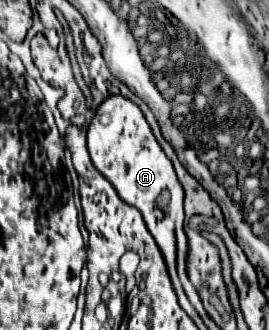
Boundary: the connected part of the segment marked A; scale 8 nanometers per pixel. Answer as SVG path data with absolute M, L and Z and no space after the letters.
M112 94L106 98L92 122L86 128L88 152L92 164L98 172L112 182L120 198L134 208L138 208L144 216L148 230L152 232L156 244L160 246L166 264L170 270L176 268L176 236L172 234L172 206L170 206L170 188L176 184L172 162L166 158L164 150L156 142L142 110L128 98L120 94Z

